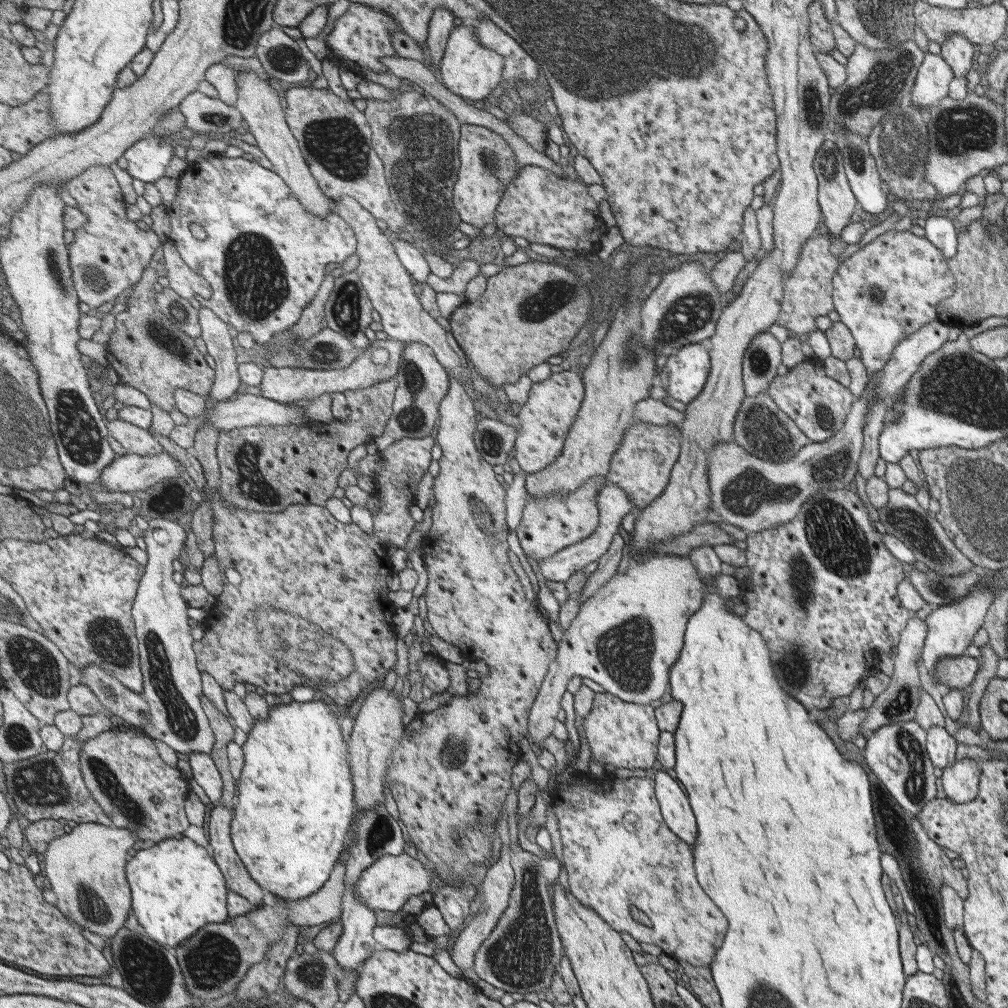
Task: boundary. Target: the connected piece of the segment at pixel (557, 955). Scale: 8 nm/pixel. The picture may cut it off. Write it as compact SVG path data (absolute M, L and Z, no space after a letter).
M543 827L535 836L535 844L551 855L537 856L537 852L523 851L519 845L511 842L510 864L515 875L509 902L491 933L475 950L473 959L473 972L481 980L504 992L517 992L522 995L545 991L551 981L551 975L559 970L559 963L563 958L562 944L553 918L550 887L557 882L557 876L565 872L565 865L561 864L561 856L553 852L553 840L550 840Z

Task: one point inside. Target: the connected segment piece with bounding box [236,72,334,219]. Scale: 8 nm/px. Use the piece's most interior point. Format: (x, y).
(259, 103)

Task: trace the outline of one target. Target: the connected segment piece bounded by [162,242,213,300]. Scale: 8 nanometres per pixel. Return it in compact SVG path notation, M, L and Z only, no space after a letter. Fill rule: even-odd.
M172 242L163 244L162 248L166 265L165 276L169 281L169 287L189 300L192 298L208 299L213 295L210 282L183 260L181 252Z

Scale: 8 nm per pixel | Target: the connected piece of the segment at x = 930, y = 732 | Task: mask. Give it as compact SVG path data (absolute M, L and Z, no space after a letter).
M931 726L926 730L925 752L934 768L945 768L952 765L955 760L957 744L953 736L941 726Z

